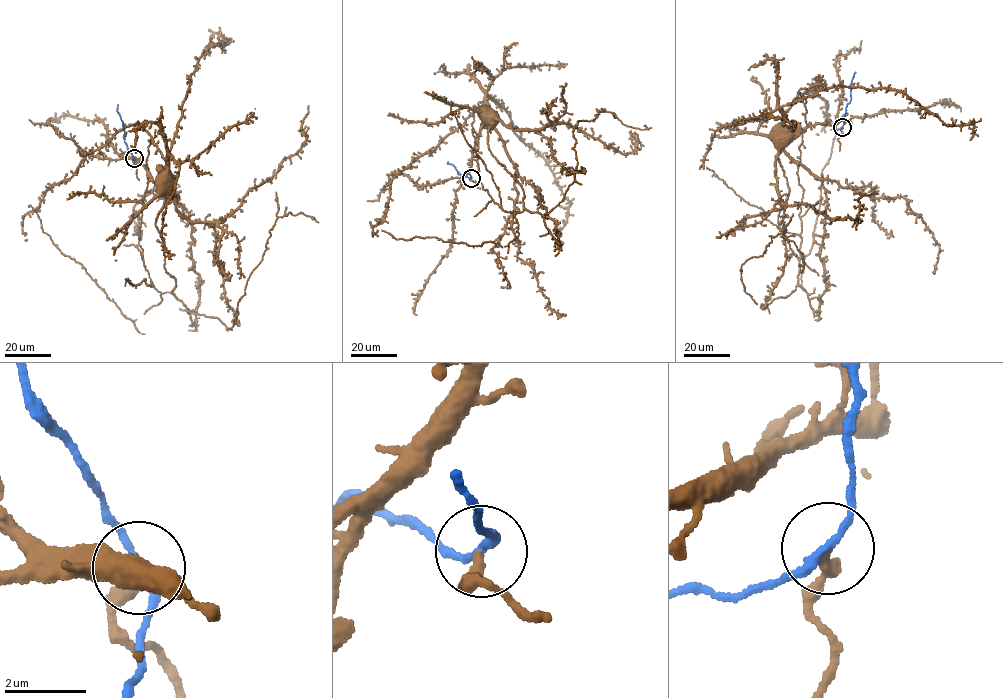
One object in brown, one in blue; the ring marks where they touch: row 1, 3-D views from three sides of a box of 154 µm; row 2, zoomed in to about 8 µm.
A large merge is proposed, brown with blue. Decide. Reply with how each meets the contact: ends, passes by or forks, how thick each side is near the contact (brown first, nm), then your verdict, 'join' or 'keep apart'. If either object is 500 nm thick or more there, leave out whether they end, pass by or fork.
brown ends there; blue passes by; 240 nm thick on the brown side, 180 nm on the other; keep apart

